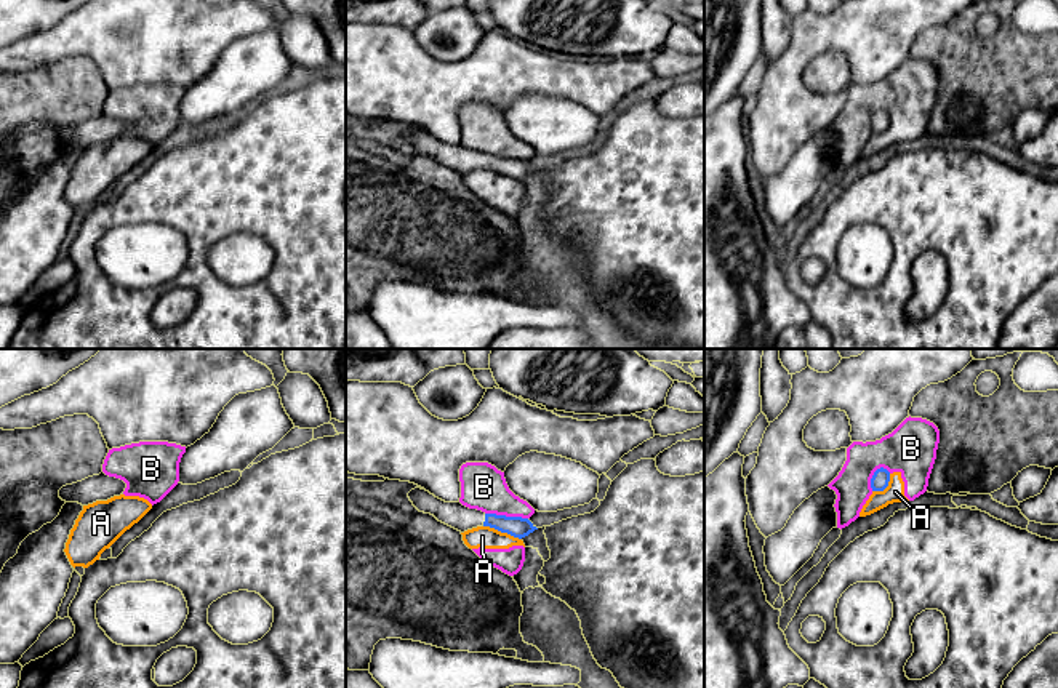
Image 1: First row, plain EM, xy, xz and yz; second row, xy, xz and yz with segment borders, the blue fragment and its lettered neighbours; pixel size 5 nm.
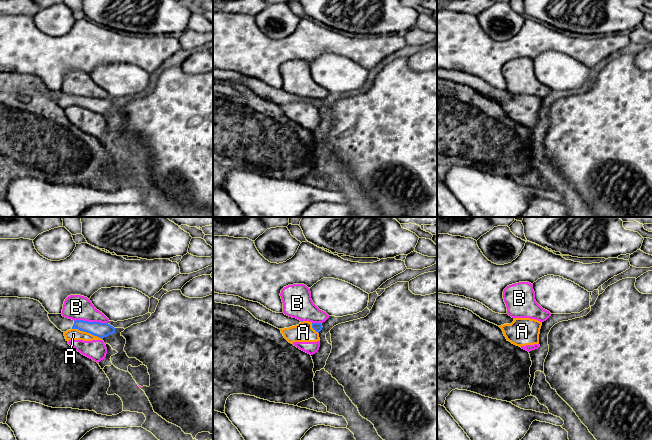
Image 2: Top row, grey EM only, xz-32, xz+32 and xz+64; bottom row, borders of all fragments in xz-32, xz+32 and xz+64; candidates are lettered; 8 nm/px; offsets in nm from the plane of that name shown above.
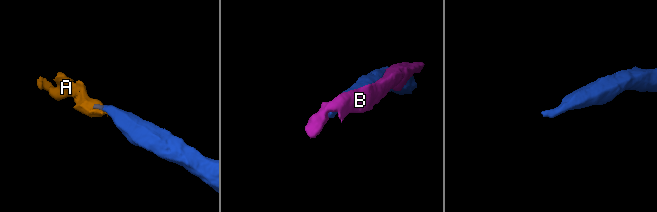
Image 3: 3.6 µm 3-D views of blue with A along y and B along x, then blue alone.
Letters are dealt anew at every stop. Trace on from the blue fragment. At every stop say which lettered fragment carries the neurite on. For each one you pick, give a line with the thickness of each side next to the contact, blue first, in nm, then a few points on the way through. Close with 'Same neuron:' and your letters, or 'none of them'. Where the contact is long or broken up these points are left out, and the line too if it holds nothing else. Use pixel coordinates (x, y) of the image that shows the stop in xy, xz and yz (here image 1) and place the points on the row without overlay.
Same neuron: none of them

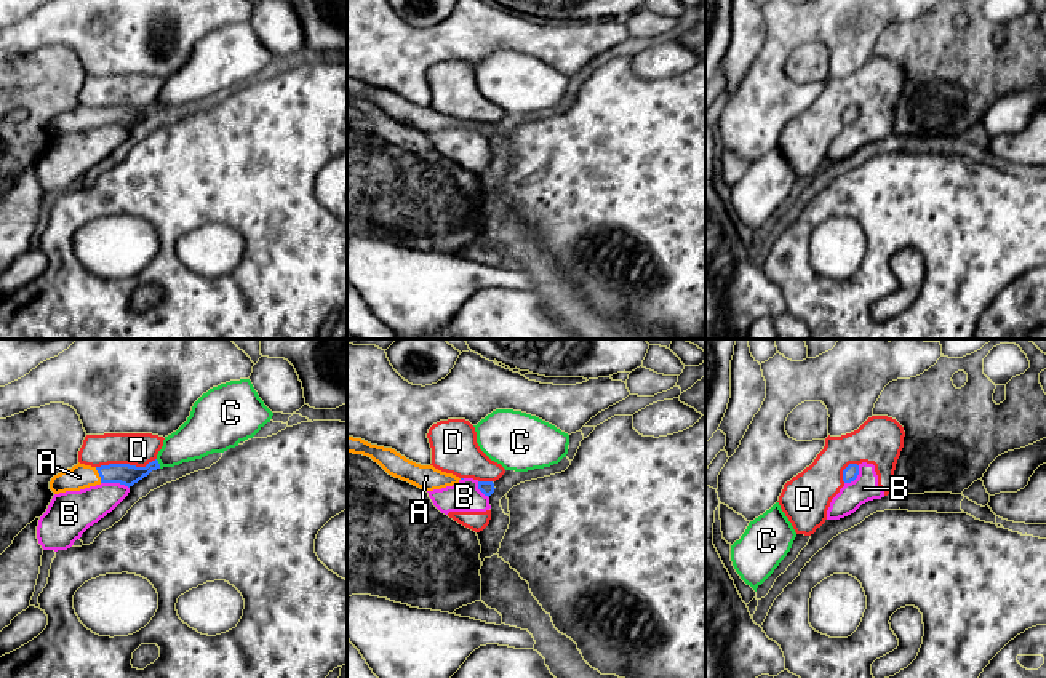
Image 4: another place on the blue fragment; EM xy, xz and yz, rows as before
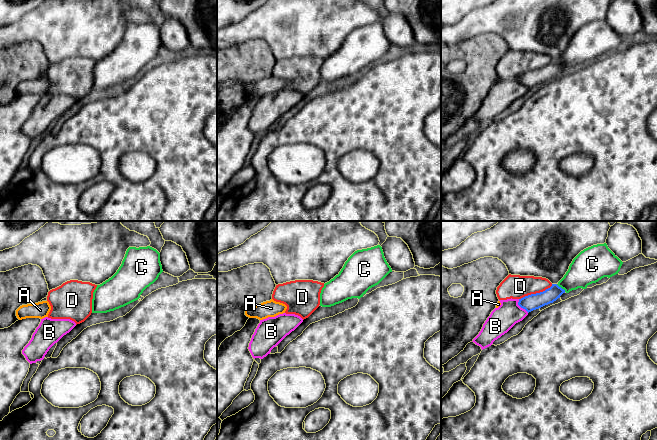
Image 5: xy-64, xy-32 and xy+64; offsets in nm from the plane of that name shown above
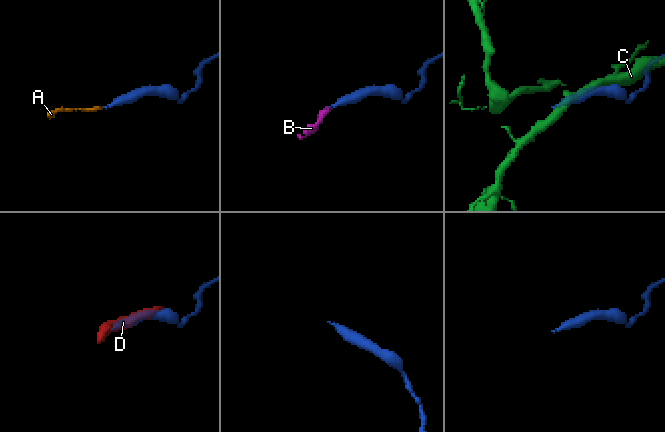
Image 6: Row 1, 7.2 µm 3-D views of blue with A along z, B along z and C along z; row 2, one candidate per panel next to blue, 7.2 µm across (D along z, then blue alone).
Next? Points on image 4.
A: 110 nm thick on the blue side, 120 nm on the other; runs through xy (123, 115), (99, 117), (79, 119)
Same neuron: A

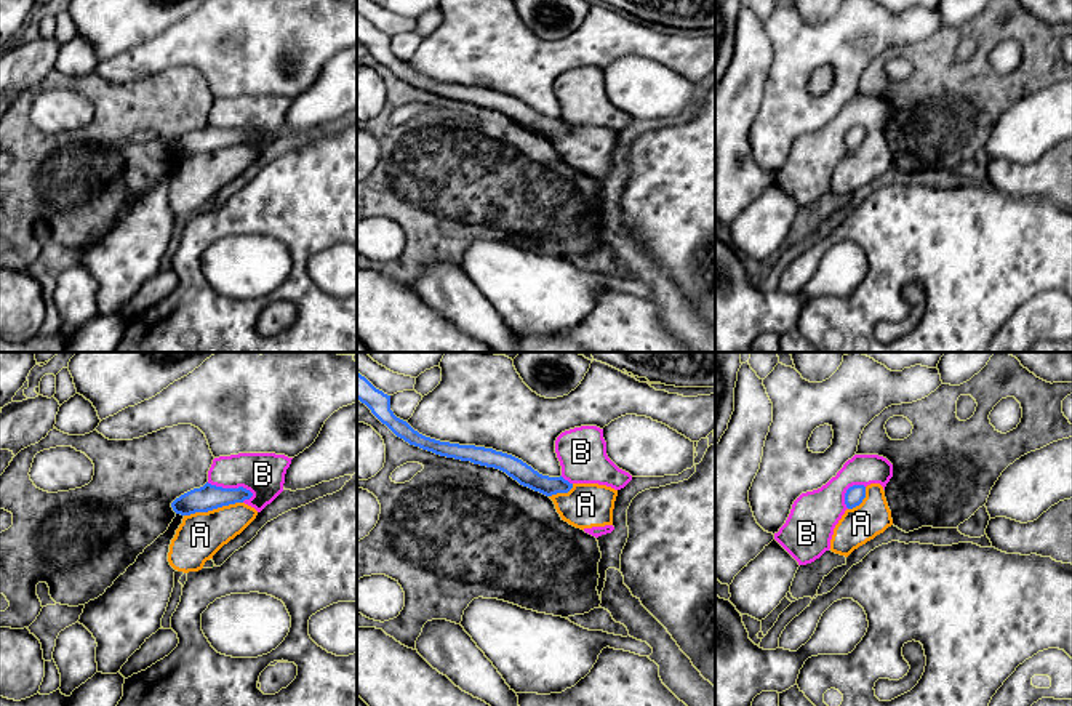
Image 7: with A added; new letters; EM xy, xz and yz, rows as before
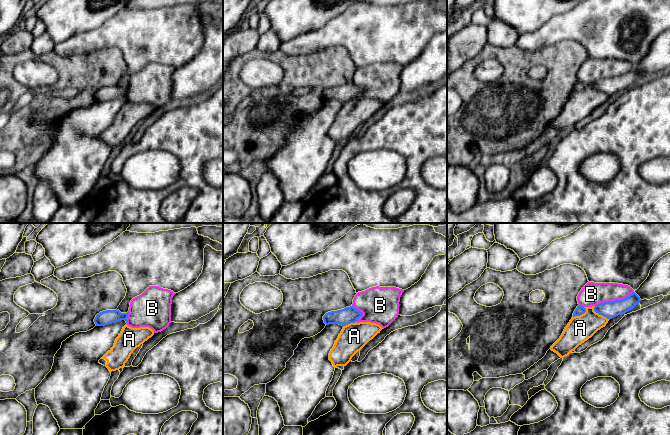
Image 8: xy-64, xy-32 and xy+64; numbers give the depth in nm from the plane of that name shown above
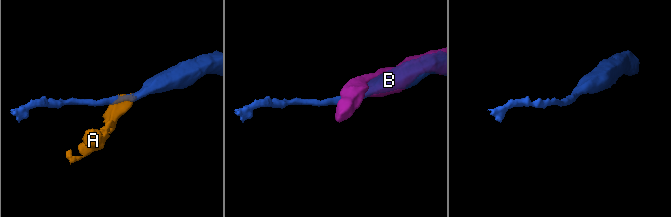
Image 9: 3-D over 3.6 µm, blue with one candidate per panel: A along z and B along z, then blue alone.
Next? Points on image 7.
Same neuron: none of them

